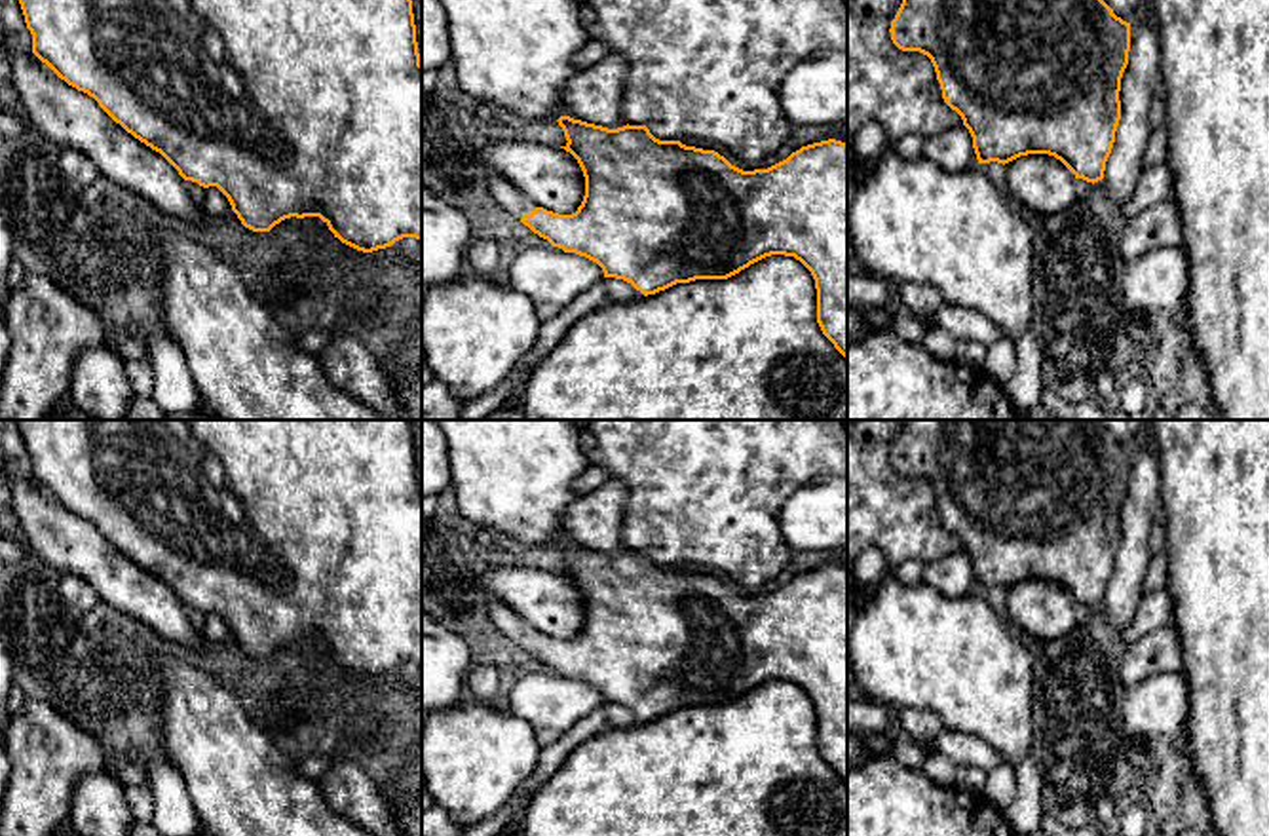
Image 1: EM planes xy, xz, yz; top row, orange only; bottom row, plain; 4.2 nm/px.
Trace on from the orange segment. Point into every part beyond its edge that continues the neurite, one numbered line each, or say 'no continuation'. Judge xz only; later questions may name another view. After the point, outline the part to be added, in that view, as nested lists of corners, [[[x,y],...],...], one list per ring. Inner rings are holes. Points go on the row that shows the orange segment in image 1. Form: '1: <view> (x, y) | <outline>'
1: xz (510, 198) | [[[486,171],[486,184],[496,203],[515,218],[530,215],[538,205],[496,171]]]

